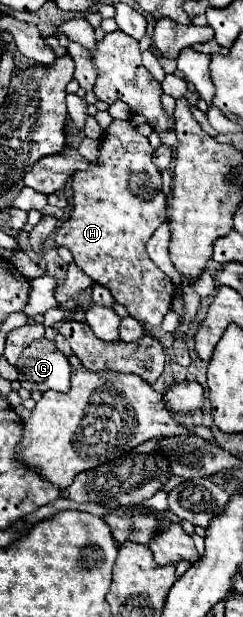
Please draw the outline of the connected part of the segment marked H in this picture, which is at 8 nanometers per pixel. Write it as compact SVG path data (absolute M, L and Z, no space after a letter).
M115 119L101 139L99 163L89 165L85 171L73 175L73 211L71 217L57 231L57 245L71 249L75 263L99 285L107 287L117 303L127 307L129 315L147 325L161 325L173 301L171 279L147 257L145 245L153 231L167 219L167 201L163 193L161 173L153 165L153 147L147 137L133 131L129 121Z

